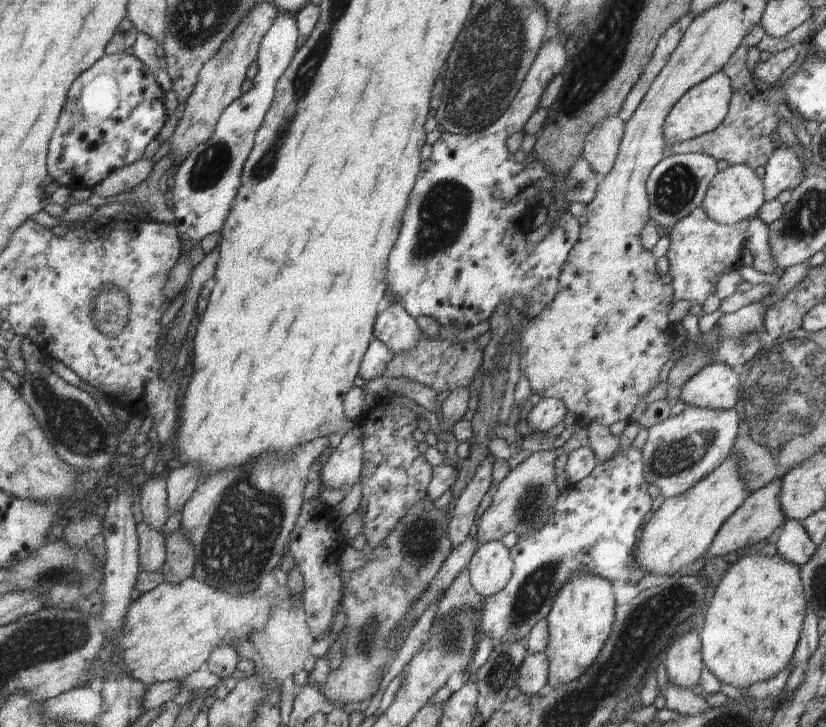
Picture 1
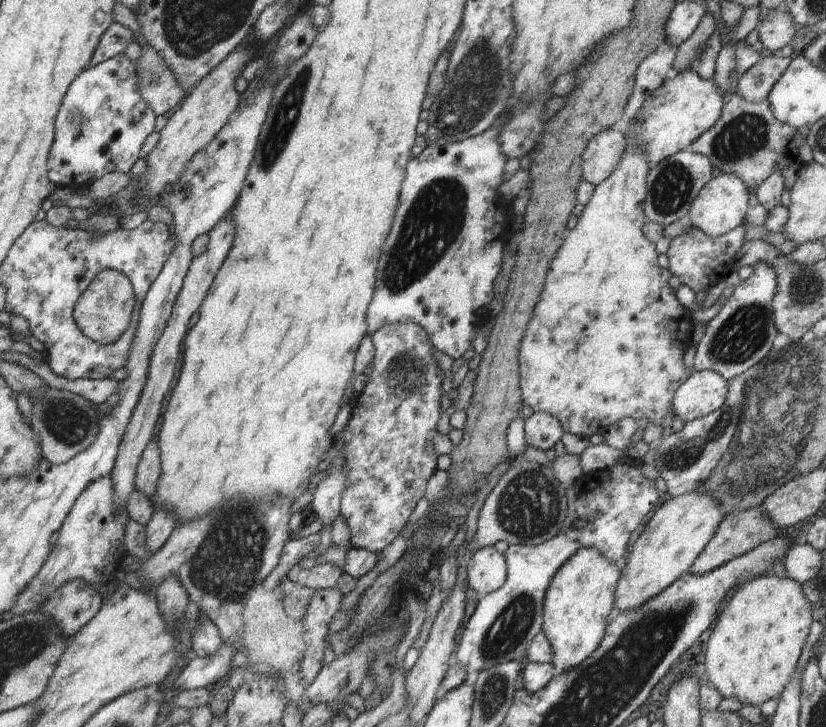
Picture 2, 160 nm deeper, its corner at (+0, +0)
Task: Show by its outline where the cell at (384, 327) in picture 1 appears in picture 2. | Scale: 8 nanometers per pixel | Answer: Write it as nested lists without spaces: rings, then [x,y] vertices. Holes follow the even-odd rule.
[[[392,323],[380,327],[375,333],[370,335],[375,352],[373,361],[371,362],[372,371],[367,373],[364,388],[357,399],[354,400],[351,408],[351,416],[343,428],[342,433],[339,435],[341,441],[344,442],[342,446],[342,452],[344,452],[344,470],[346,470],[346,476],[348,476],[346,486],[344,486],[344,494],[342,494],[342,500],[340,500],[340,511],[346,524],[348,524],[348,528],[350,528],[351,546],[370,550],[370,552],[381,553],[405,528],[418,501],[425,496],[430,478],[436,473],[437,455],[432,439],[438,432],[436,428],[440,420],[440,412],[446,405],[446,396],[440,392],[440,387],[443,383],[442,372],[438,368],[436,358],[432,355],[433,346],[424,328],[414,323]]]

